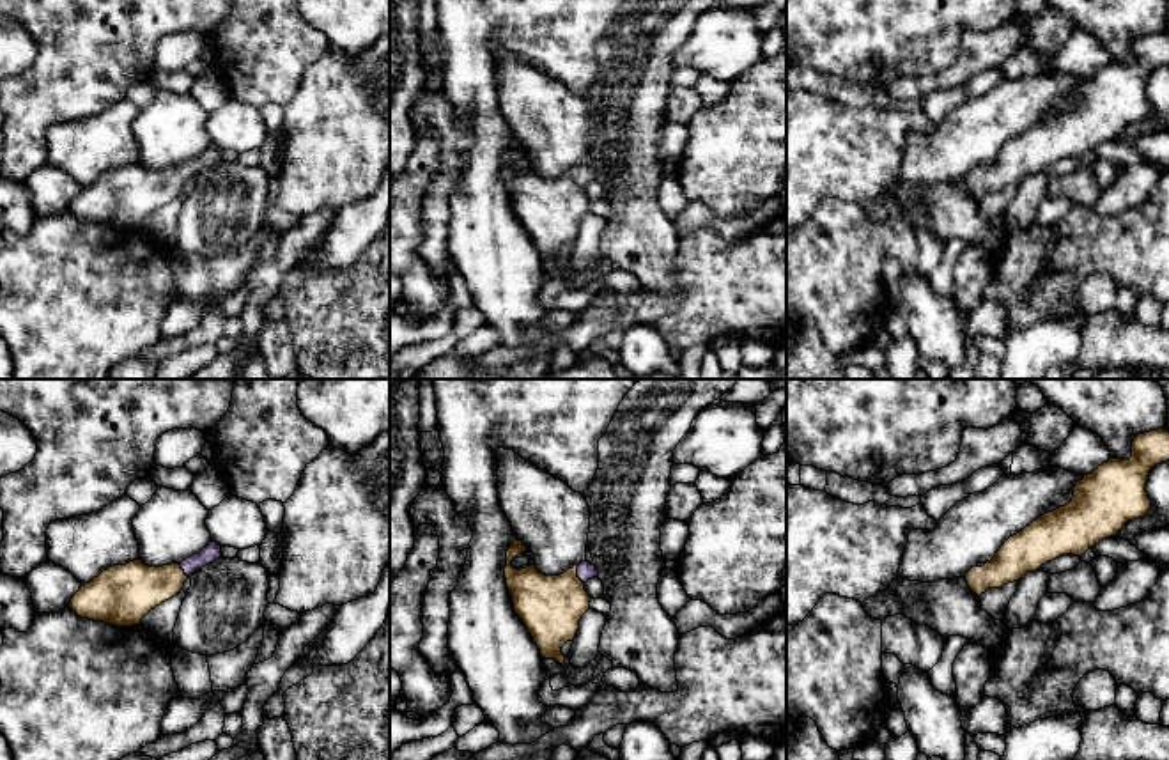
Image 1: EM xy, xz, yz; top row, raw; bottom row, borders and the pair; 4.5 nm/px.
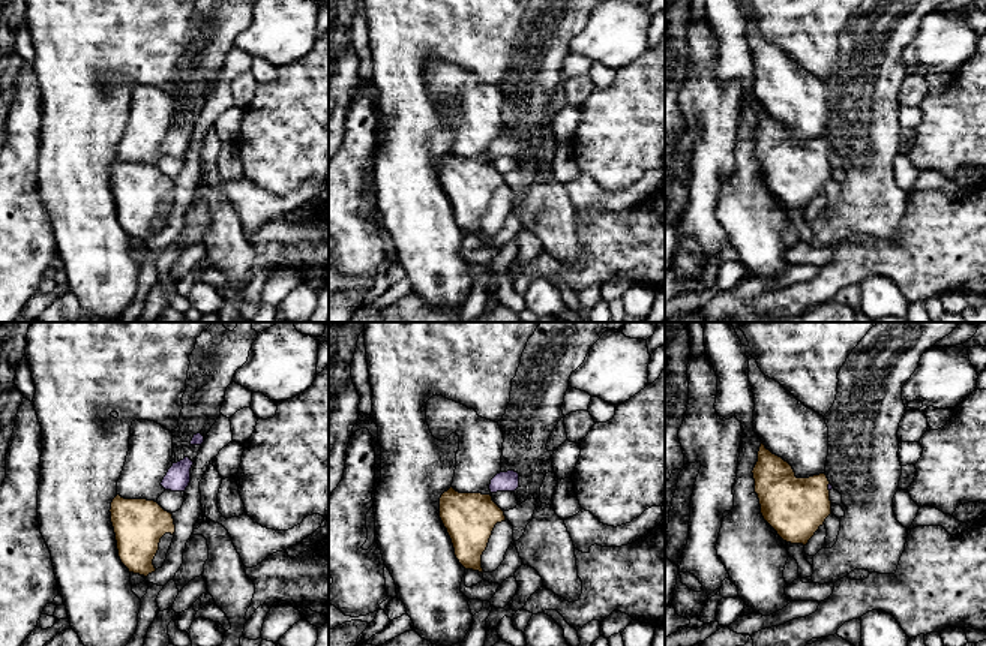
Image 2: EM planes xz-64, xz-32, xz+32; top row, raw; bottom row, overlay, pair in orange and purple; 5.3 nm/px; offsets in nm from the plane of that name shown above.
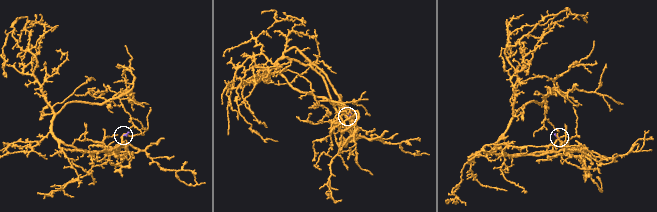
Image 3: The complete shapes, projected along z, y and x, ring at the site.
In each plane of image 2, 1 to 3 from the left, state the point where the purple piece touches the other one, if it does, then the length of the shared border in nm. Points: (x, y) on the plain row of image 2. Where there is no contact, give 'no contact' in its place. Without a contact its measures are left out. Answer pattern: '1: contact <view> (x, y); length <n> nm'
1: no contact
2: no contact
3: contact xz+32 (827, 152); length 50 nm

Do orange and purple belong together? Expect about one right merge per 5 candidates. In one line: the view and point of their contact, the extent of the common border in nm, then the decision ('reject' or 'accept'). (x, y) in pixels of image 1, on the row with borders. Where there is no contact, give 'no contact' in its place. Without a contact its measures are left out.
contact xz (576, 574); length 90 nm; accept

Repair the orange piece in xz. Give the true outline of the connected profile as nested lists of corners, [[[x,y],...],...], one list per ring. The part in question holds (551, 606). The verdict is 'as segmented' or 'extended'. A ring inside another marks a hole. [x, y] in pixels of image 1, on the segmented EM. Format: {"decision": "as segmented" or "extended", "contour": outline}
{"decision": "extended", "contour": [[[515,540],[507,551],[505,579],[512,595],[514,611],[526,625],[544,659],[561,666],[561,647],[576,638],[581,617],[590,609],[592,597],[584,590],[588,579],[599,578],[590,562],[581,562],[560,576],[546,576],[537,565],[514,569],[512,560],[528,551]]]}

